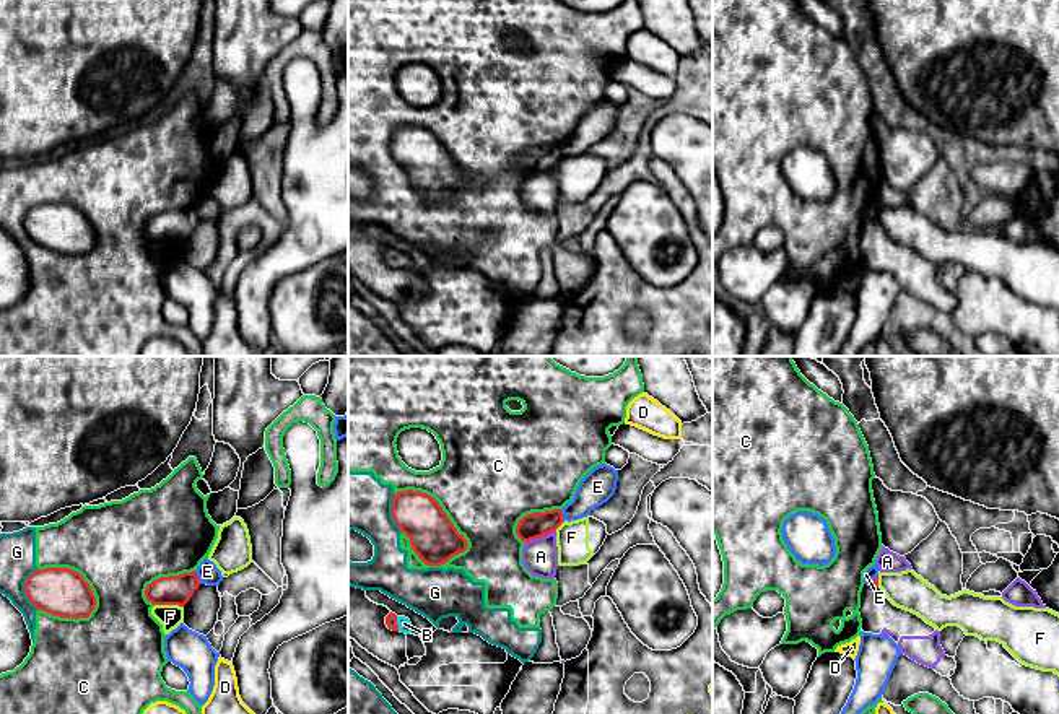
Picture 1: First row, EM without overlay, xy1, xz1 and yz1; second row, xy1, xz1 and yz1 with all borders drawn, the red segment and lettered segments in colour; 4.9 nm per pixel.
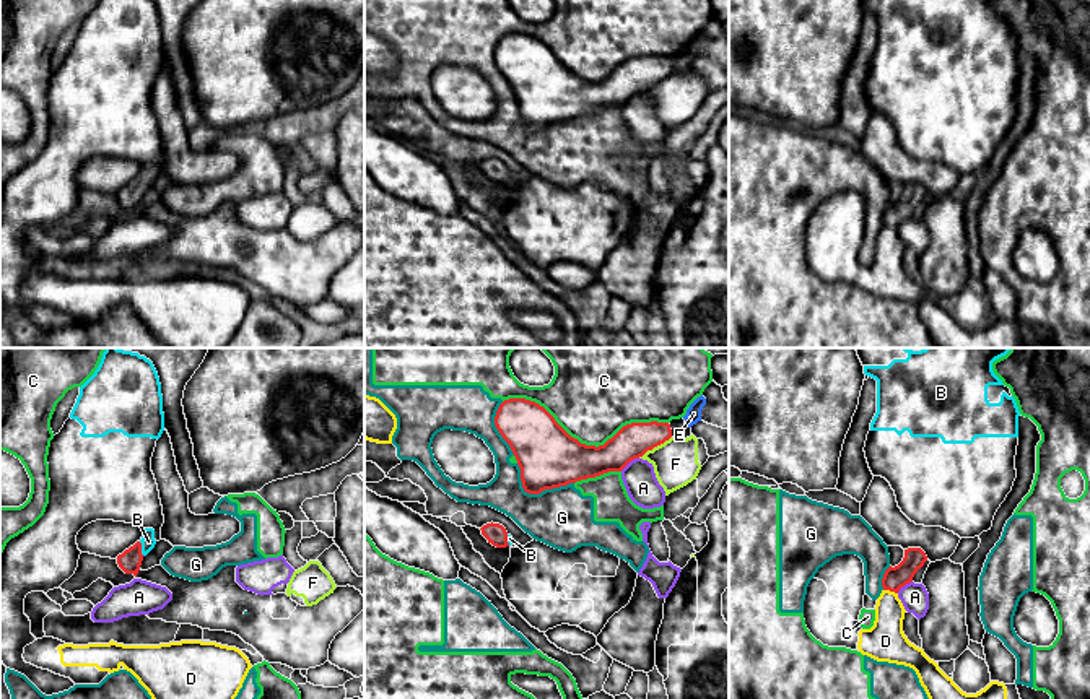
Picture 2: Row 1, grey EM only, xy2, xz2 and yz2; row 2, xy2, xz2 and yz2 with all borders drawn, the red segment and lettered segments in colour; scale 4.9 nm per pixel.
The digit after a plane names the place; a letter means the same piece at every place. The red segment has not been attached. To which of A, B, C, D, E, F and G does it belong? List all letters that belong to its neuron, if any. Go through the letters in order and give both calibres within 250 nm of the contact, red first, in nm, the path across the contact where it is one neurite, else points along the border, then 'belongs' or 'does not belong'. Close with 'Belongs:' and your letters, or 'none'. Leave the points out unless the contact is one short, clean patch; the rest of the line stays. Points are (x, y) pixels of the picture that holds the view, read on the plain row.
A: 130/180 nm | does not belong
B: 60/70 nm | across xz1 (391, 256), (396, 259), (404, 259) | belongs
C: 300/380 nm | does not belong
D: 110/200 nm | does not belong
E: 140/100 nm | does not belong
F: 170/220 nm | along xz2 (671, 72), (638, 93) | does not belong
G: 300/300 nm | does not belong
Belongs: B

